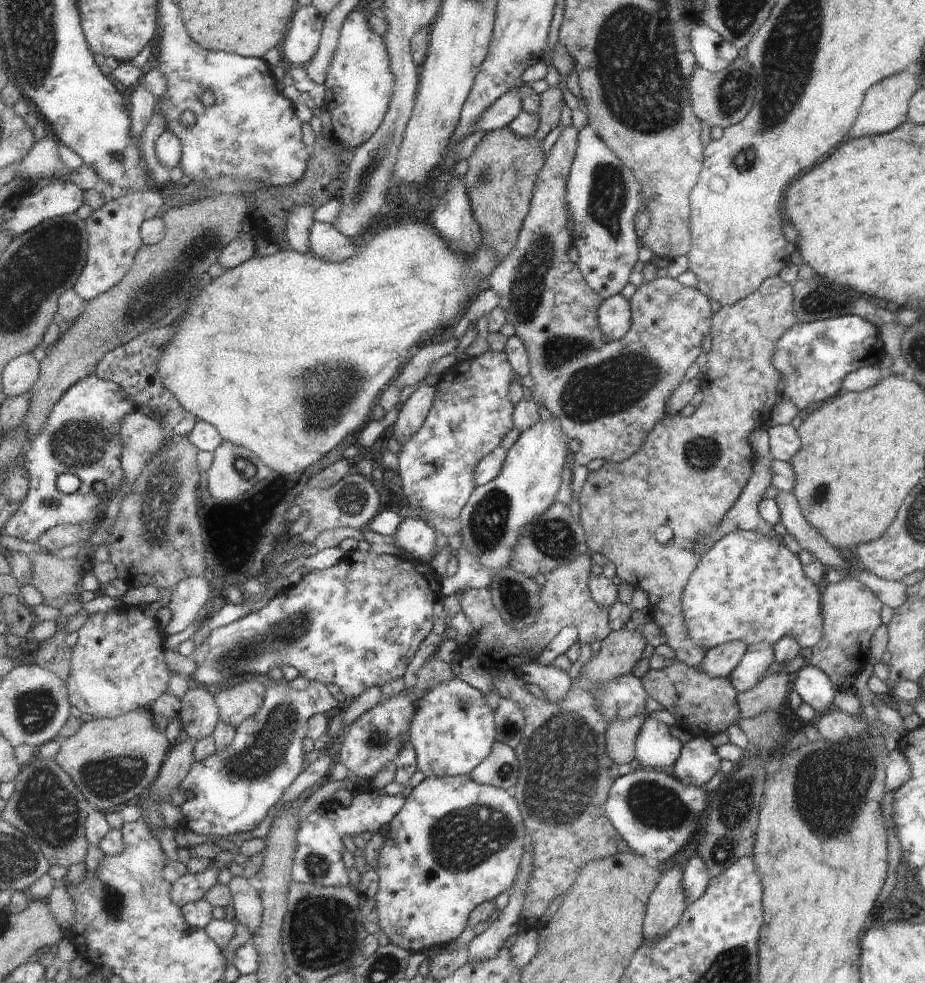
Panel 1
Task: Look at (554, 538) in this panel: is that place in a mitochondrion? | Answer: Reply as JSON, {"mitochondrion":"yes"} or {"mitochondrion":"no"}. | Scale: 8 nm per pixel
{"mitochondrion":"yes"}

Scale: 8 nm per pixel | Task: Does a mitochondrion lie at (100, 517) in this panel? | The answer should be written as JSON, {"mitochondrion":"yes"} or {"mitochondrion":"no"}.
{"mitochondrion":"no"}

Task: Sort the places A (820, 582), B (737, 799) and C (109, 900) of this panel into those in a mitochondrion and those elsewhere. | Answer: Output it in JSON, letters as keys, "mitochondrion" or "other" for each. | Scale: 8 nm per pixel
{"A":"other","B":"mitochondrion","C":"mitochondrion"}

